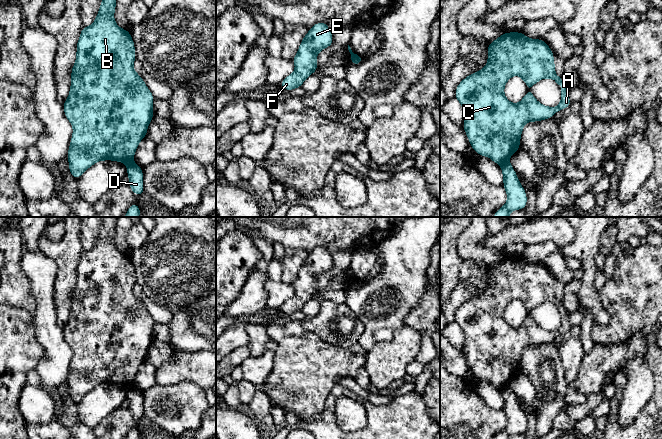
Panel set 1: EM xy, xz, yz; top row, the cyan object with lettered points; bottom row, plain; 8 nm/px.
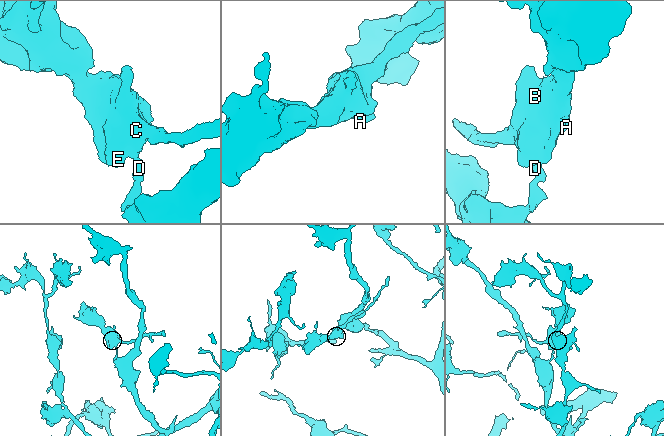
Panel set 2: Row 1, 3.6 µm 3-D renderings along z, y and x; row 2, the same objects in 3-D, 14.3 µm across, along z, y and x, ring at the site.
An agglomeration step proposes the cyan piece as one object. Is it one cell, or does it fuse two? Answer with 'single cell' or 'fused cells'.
fused cells

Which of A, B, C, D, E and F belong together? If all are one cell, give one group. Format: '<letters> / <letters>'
A B C E F / D

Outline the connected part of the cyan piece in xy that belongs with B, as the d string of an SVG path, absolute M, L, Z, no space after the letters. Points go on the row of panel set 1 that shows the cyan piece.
M102 0L95 21L91 26L82 27L76 44L70 91L63 103L64 114L73 127L67 160L69 172L76 180L98 161L118 161L125 165L133 163L136 149L140 141L147 137L148 126L154 117L155 98L133 67L137 57L130 31L120 28L114 20L116 1Z

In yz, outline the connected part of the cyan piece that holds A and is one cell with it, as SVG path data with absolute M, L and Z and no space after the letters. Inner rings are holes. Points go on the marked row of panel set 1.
M521 31L506 32L489 43L487 52L487 65L466 76L457 85L454 97L465 112L462 127L472 149L478 155L503 165L520 149L521 134L527 122L550 119L555 113L569 108L571 101L561 78L555 72L554 54L543 39L531 39ZM515 75L520 76L528 87L527 93L517 104L511 103L504 94L505 84ZM544 78L550 78L561 86L561 102L555 107L541 104L531 92L531 87Z

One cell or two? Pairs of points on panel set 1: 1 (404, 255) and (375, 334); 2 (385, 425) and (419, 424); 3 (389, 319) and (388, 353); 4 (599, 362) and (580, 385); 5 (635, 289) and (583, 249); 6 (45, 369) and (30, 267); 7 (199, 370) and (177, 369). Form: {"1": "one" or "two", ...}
{"1": "one", "2": "one", "3": "two", "4": "one", "5": "two", "6": "one", "7": "one"}

